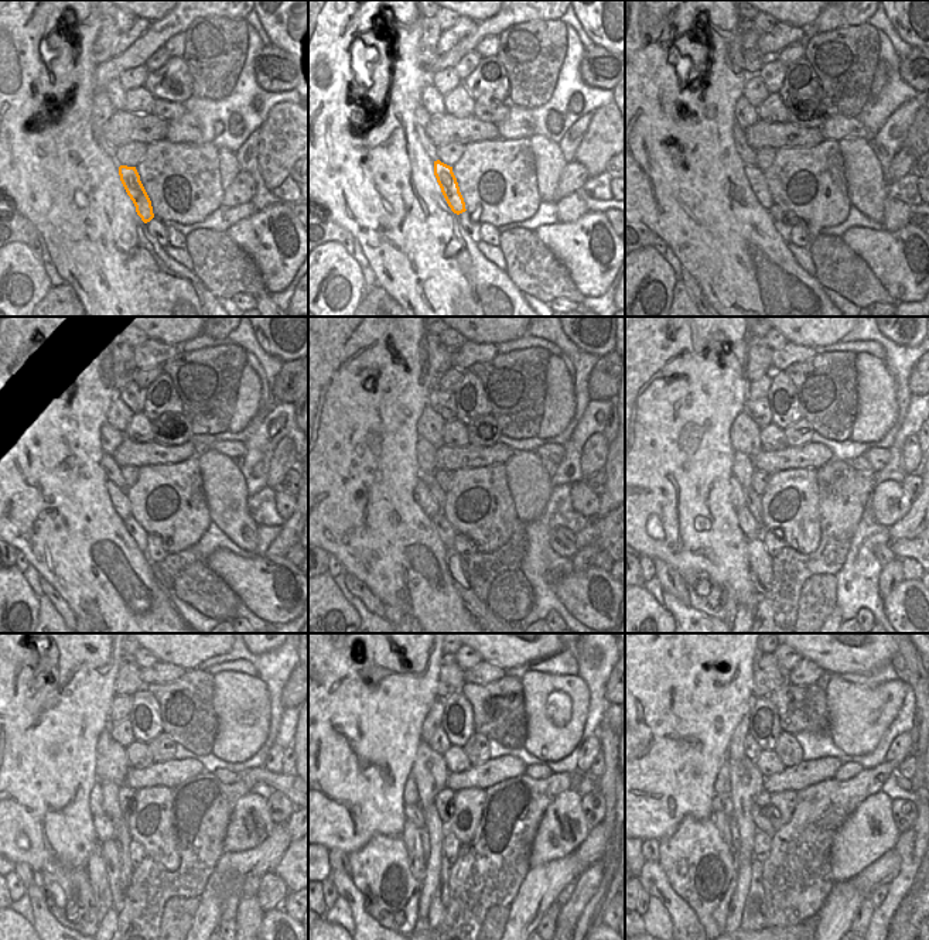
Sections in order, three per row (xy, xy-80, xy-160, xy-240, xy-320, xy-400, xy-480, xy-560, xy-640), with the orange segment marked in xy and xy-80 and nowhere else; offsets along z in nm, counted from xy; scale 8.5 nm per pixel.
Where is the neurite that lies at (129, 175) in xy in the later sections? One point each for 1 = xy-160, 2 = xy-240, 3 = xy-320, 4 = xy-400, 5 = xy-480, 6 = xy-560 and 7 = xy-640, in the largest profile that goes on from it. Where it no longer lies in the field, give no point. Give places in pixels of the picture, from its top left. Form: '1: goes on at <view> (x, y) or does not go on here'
1: goes on at xy-160 (755, 177)
2: goes on at xy-240 (120, 502)
3: goes on at xy-320 (424, 499)
4: goes on at xy-400 (737, 494)
5: goes on at xy-480 (96, 797)
6: goes on at xy-560 (410, 796)
7: goes on at xy-640 (721, 786)

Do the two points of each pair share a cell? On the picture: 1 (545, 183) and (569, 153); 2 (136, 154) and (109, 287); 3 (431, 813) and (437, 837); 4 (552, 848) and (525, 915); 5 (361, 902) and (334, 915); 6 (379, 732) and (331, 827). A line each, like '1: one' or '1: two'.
1: two
2: two
3: one
4: two
5: two
6: one

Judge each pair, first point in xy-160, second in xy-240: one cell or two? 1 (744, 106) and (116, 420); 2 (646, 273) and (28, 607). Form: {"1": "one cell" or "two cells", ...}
{"1": "two cells", "2": "one cell"}

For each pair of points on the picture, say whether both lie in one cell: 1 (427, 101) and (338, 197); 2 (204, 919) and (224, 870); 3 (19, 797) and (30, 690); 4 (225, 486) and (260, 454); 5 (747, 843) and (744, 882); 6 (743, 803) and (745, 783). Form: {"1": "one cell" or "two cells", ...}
{"1": "two cells", "2": "one cell", "3": "one cell", "4": "two cells", "5": "two cells", "6": "one cell"}

